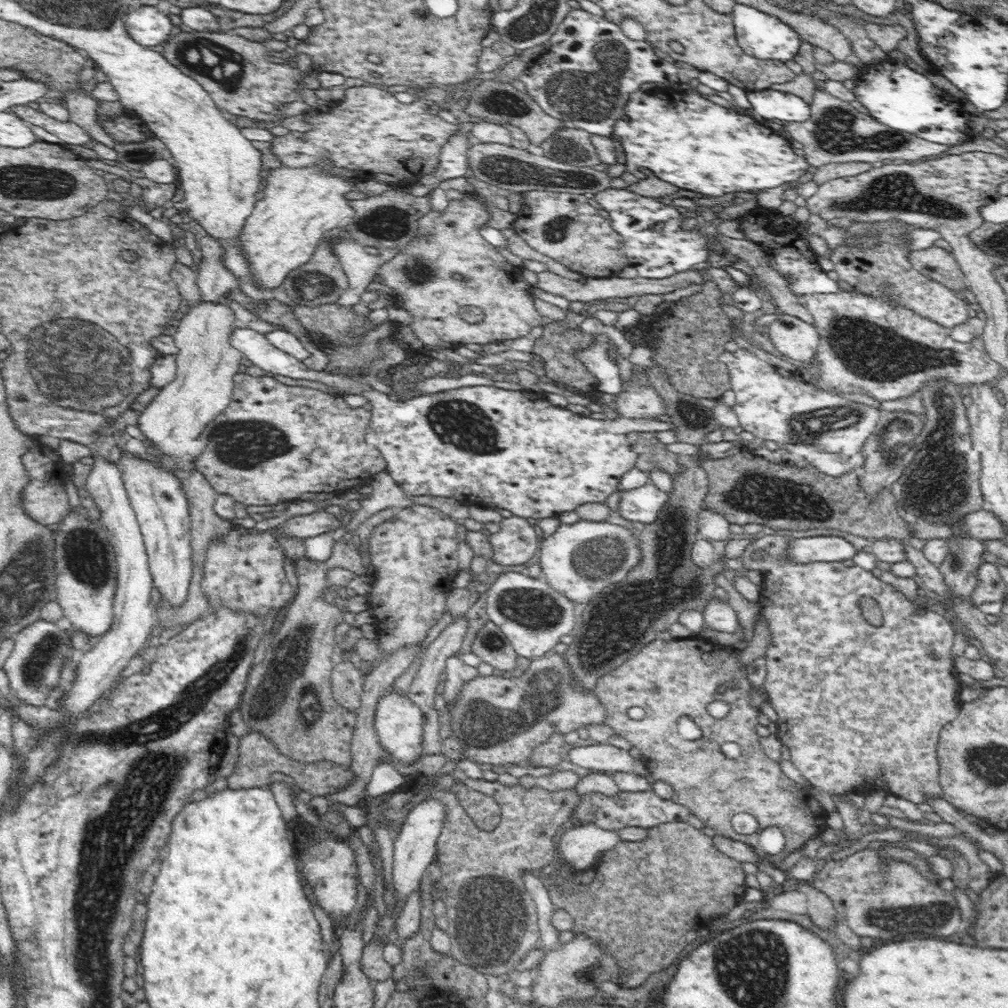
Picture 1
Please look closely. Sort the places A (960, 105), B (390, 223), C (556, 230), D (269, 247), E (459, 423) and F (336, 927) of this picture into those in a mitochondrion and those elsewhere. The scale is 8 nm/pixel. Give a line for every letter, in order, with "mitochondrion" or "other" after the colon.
A: other
B: mitochondrion
C: mitochondrion
D: other
E: mitochondrion
F: other

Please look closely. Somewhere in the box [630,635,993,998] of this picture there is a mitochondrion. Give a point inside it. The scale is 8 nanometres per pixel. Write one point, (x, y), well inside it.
(933, 916)

